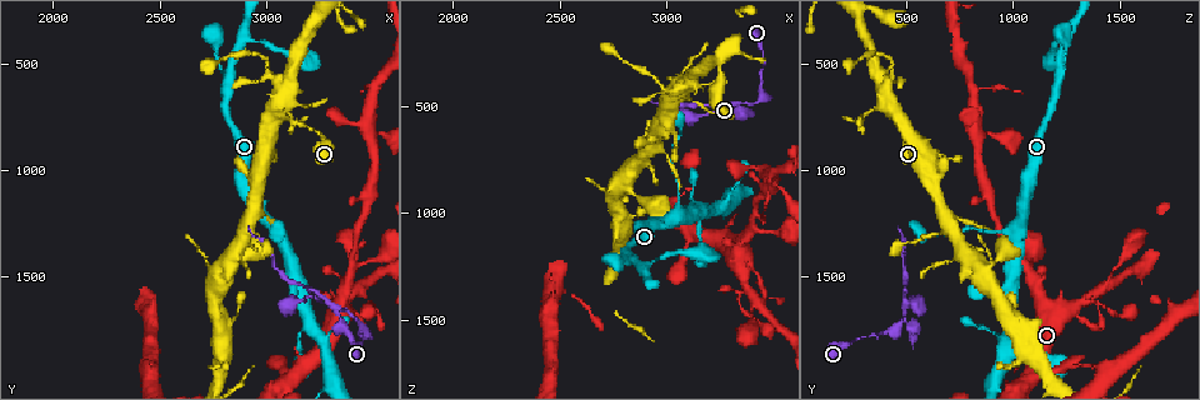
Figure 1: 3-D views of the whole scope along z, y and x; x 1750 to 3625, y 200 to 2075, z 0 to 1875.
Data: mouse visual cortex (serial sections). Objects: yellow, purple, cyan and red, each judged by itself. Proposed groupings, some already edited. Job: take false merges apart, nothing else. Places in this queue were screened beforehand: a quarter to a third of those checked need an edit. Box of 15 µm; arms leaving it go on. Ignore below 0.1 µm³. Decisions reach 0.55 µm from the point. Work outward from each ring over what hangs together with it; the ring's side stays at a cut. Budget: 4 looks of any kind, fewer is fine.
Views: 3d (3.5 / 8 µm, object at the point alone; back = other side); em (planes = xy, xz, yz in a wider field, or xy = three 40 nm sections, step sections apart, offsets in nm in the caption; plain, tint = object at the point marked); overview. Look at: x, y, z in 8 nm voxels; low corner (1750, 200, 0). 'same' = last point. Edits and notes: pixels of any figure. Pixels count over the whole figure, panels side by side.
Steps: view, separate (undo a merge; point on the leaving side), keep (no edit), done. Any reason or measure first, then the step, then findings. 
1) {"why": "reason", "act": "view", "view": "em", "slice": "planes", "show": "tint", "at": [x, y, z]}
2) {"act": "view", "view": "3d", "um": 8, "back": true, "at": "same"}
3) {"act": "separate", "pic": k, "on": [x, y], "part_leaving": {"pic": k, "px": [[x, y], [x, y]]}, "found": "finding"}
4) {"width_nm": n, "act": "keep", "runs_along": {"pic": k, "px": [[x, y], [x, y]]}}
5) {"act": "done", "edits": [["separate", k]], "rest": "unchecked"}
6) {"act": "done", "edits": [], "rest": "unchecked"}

{"why": "calibre changes", "act": "view", "view": "3d", "um": 3.5, "at": [3000, 530, 420]}

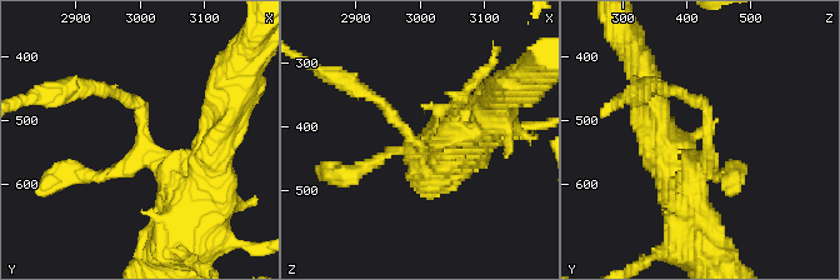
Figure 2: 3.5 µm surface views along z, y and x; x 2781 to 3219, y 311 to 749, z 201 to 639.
{"why": "now the EM", "act": "view", "view": "em", "slice": "planes", "show": "tint", "at": [3005, 525, 435]}

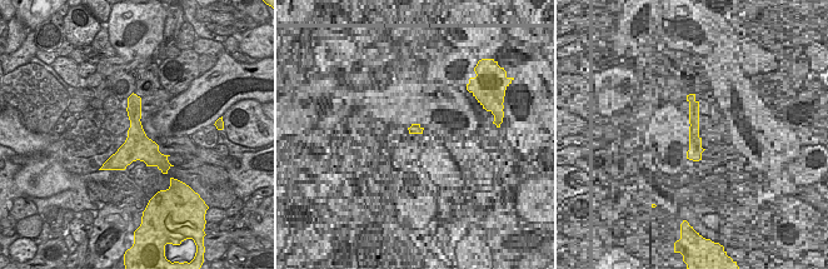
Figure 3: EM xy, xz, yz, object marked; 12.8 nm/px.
{"act": "keep", "runs_along": {"pic": 2, "px": [[198, 195], [140, 138], [140, 106], [101, 91]]}, "found": "one cell here"}

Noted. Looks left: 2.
{"why": "two arms in line, one across", "act": "view", "view": "3d", "um": 8, "at": [2900, 380, 1240]}

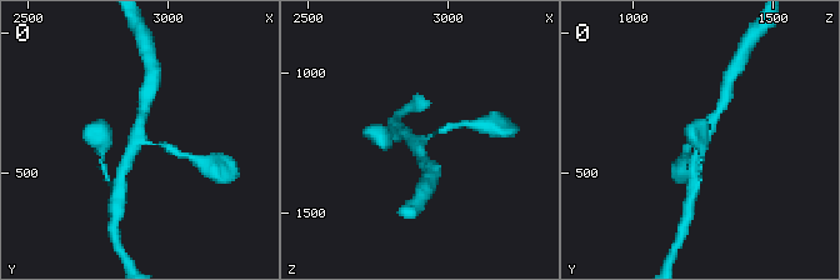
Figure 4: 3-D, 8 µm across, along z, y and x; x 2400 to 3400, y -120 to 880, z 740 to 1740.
{"why": "closer look", "act": "view", "view": "3d", "um": 3.5, "at": [2900, 390, 1250]}

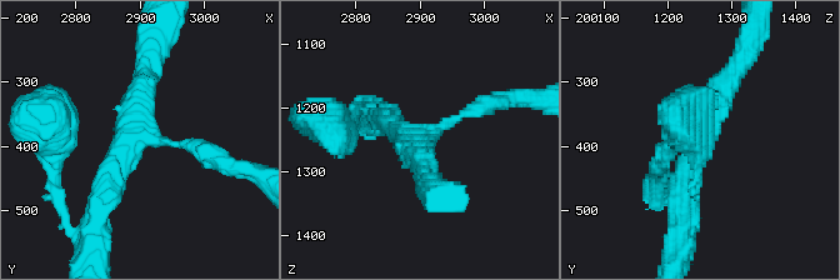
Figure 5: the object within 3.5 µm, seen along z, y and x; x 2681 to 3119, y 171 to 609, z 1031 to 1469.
{"arm_widths_nm": [150, 300, 350], "act": "keep", "runs_along": {"pic": 5, "px": [[96, 208], [135, 139], [208, 154]]}, "found": "one cell here"}

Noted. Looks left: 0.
{"act": "done", "edits": [], "rest": "unchecked"}

